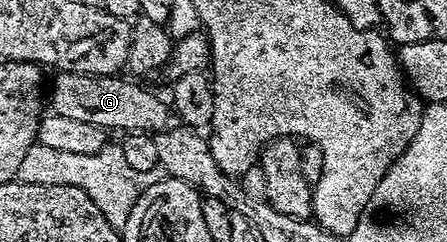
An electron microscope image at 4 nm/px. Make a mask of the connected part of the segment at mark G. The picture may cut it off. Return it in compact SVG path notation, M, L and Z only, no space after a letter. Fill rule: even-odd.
M58 73L50 89L52 113L65 118L80 119L107 131L161 131L171 124L172 109L165 100L141 89L133 80L125 81L122 75L89 77L83 73Z

